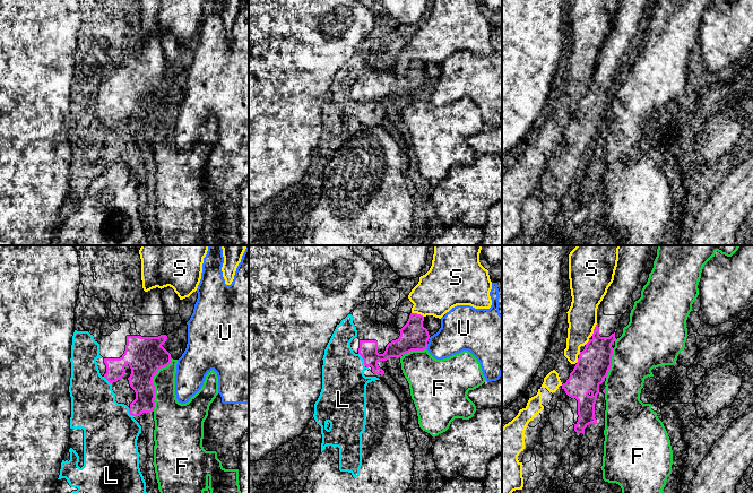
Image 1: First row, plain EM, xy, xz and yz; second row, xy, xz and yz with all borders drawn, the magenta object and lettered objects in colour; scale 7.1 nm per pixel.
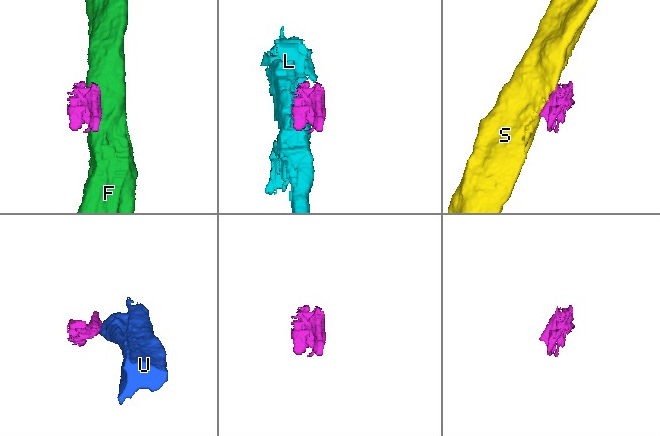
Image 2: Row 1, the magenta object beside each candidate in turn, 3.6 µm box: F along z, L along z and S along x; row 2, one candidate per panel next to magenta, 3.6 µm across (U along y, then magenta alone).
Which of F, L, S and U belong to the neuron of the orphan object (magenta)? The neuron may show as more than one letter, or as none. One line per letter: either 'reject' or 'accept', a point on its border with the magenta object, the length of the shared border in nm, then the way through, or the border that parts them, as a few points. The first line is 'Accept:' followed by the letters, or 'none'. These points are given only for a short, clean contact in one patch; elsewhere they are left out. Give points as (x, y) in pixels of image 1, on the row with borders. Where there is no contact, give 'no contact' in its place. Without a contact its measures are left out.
Accept: none
F: reject; contact xy (153, 383); length 400 nm
L: reject; contact xz (364, 361); length 130 nm
S: reject; contact xz (416, 313); length 90 nm
U: reject; contact xz (426, 346); length 40 nm; border xz (427, 344), (425, 348)

